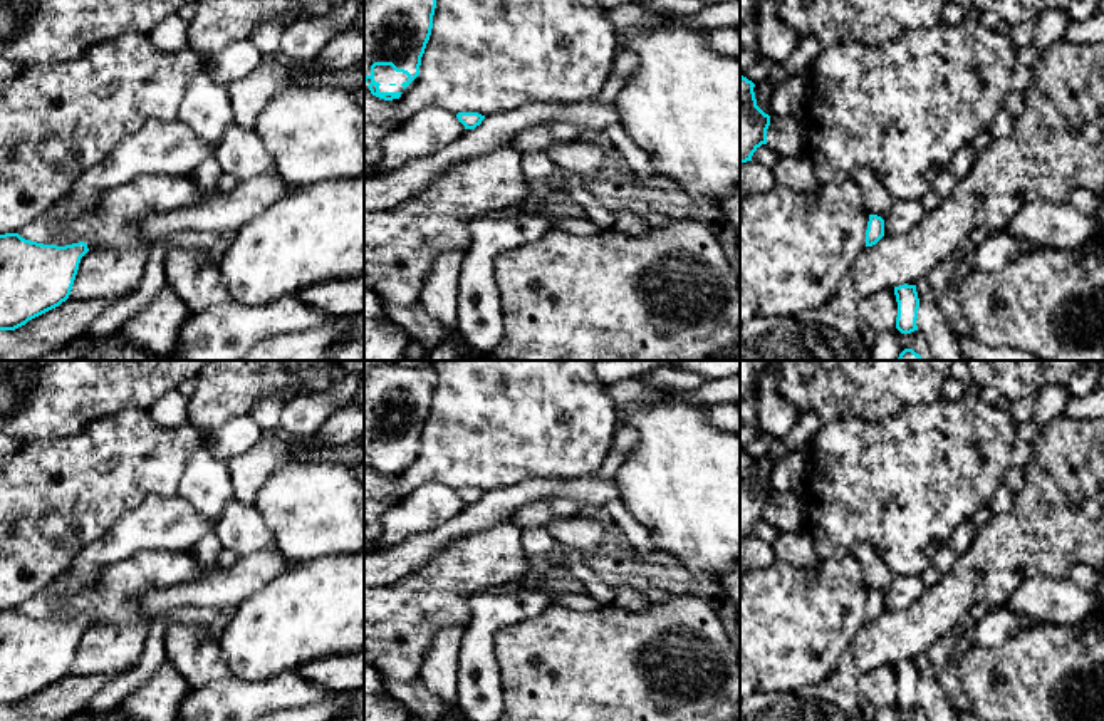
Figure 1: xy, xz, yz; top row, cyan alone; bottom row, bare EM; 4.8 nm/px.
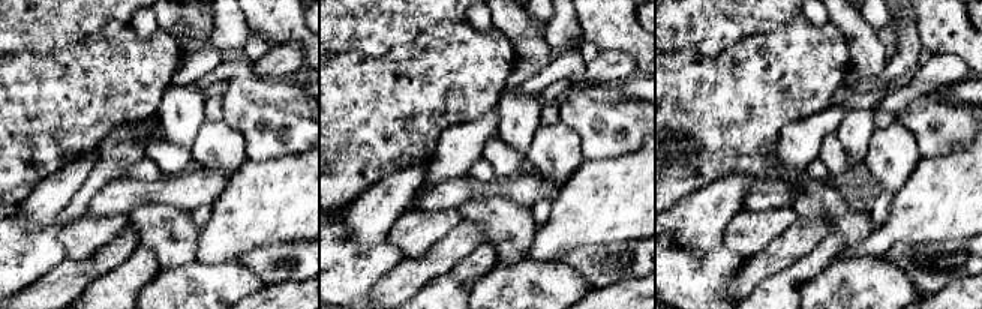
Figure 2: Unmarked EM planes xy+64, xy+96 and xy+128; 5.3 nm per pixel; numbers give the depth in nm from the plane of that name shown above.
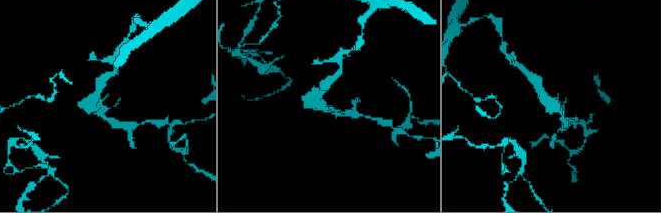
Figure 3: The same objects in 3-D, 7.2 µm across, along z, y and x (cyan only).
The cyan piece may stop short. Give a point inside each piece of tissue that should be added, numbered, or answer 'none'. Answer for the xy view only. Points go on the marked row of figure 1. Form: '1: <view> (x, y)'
none

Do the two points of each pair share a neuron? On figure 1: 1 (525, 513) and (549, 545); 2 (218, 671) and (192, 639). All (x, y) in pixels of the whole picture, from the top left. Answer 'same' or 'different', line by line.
1: different
2: same

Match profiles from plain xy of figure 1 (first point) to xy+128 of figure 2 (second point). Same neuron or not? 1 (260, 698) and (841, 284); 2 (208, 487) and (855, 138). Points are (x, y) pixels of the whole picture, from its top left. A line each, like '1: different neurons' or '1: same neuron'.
1: same neuron
2: same neuron

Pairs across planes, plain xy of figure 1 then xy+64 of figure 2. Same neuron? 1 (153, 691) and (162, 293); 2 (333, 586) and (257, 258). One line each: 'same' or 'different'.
1: different
2: different

